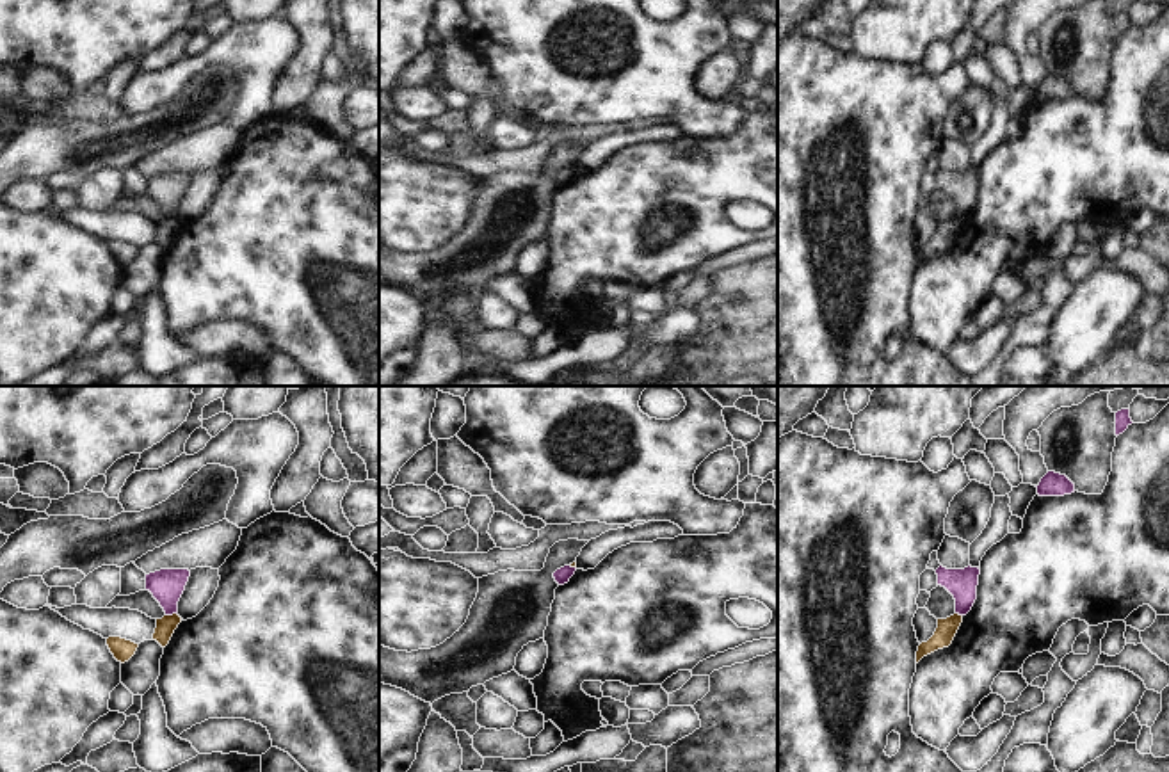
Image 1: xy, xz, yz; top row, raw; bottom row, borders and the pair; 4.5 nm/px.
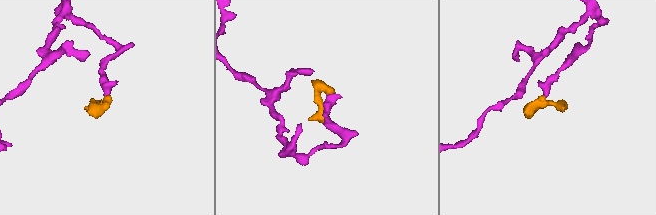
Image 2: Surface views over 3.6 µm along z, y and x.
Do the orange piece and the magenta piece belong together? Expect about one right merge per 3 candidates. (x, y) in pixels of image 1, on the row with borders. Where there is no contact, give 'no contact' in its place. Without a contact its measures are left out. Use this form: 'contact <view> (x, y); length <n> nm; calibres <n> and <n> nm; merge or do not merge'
contact xy (173, 614); length 60 nm; calibres 90 and 150 nm; do not merge

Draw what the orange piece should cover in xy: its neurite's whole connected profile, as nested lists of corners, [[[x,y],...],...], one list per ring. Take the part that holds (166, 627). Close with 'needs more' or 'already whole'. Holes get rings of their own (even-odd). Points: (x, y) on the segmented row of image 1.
[[[178,614],[164,615],[162,619],[157,619],[153,640],[157,640],[162,647],[165,647],[180,623],[181,617]]] | already whole

